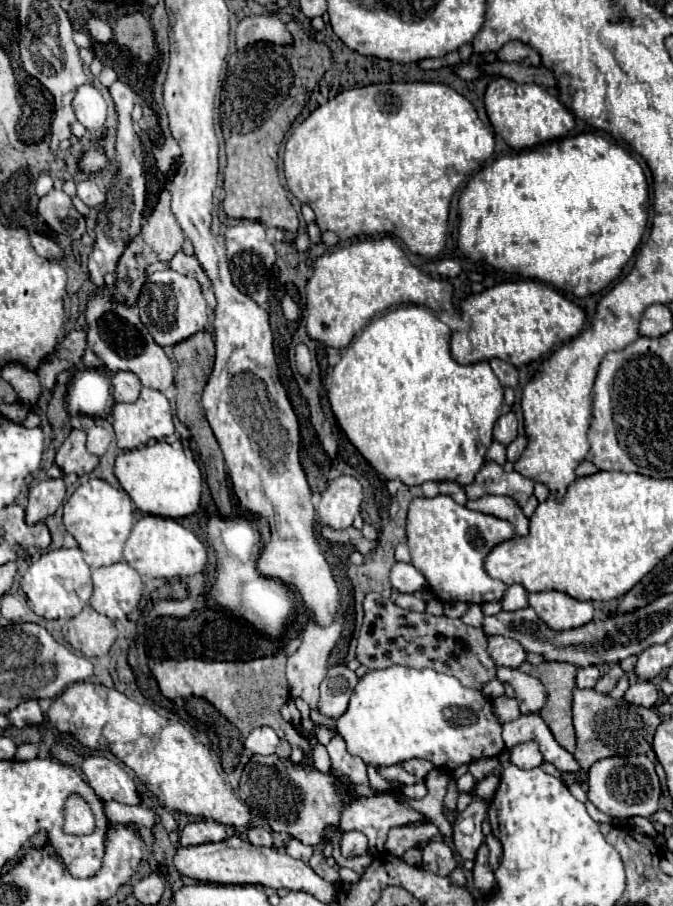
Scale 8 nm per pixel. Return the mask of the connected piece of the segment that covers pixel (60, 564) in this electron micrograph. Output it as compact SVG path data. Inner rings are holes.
M60 548L60 550L44 552L40 560L34 562L28 568L28 572L22 576L20 586L26 594L30 610L48 620L52 618L70 620L74 614L78 614L88 604L92 596L90 568L82 558L80 548Z

